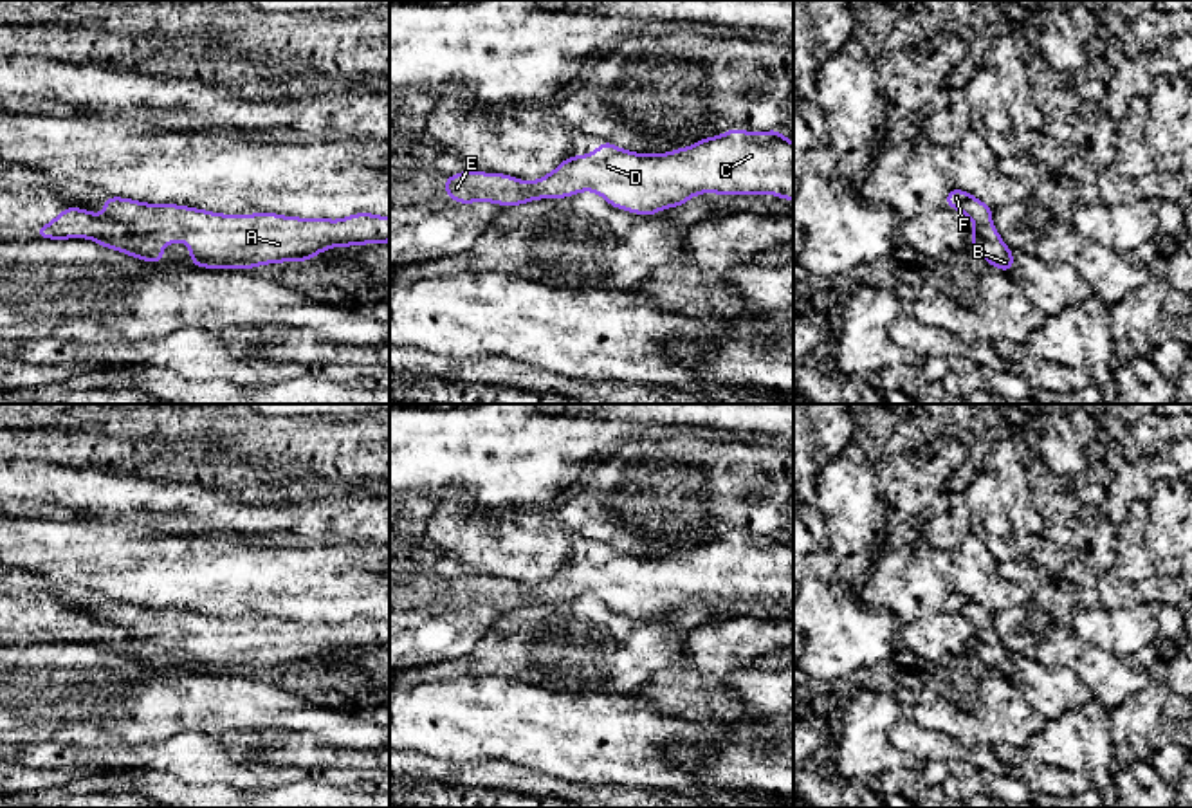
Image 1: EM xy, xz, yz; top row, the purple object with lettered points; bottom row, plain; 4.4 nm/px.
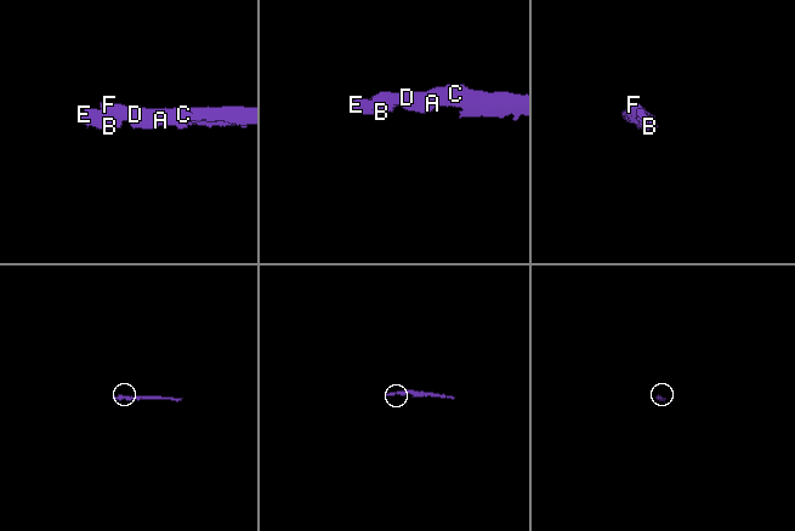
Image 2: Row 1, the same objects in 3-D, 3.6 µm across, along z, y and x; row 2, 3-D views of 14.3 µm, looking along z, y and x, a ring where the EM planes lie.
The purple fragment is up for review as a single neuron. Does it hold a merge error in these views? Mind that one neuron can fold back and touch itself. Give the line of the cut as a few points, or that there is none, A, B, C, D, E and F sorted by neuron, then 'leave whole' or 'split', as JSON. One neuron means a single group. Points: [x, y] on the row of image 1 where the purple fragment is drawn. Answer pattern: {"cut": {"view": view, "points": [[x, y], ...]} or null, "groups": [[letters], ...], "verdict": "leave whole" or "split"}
{"cut": null, "groups": [["A", "B", "C", "D", "E", "F"]], "verdict": "leave whole"}

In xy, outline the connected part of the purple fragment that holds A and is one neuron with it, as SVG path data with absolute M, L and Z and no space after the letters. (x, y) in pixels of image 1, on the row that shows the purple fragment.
M108 197L103 215L67 207L36 229L36 238L87 238L157 263L164 243L189 243L195 267L254 269L308 262L330 247L390 242L390 216L355 213L346 218L298 218L278 213L222 215L177 204L146 204Z

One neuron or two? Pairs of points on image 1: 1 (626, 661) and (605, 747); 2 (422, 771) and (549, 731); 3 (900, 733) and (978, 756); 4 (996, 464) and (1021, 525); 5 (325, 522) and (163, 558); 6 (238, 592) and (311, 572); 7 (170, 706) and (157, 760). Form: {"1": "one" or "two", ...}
{"1": "two", "2": "two", "3": "one", "4": "one", "5": "two", "6": "one", "7": "two"}

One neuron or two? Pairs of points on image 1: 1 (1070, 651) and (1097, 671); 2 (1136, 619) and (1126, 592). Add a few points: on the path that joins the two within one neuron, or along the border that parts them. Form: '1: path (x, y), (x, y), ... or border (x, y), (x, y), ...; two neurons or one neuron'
1: path (1077, 653), (1082, 653), (1090, 664); one neuron
2: border (1142, 601), (1126, 610); two neurons

